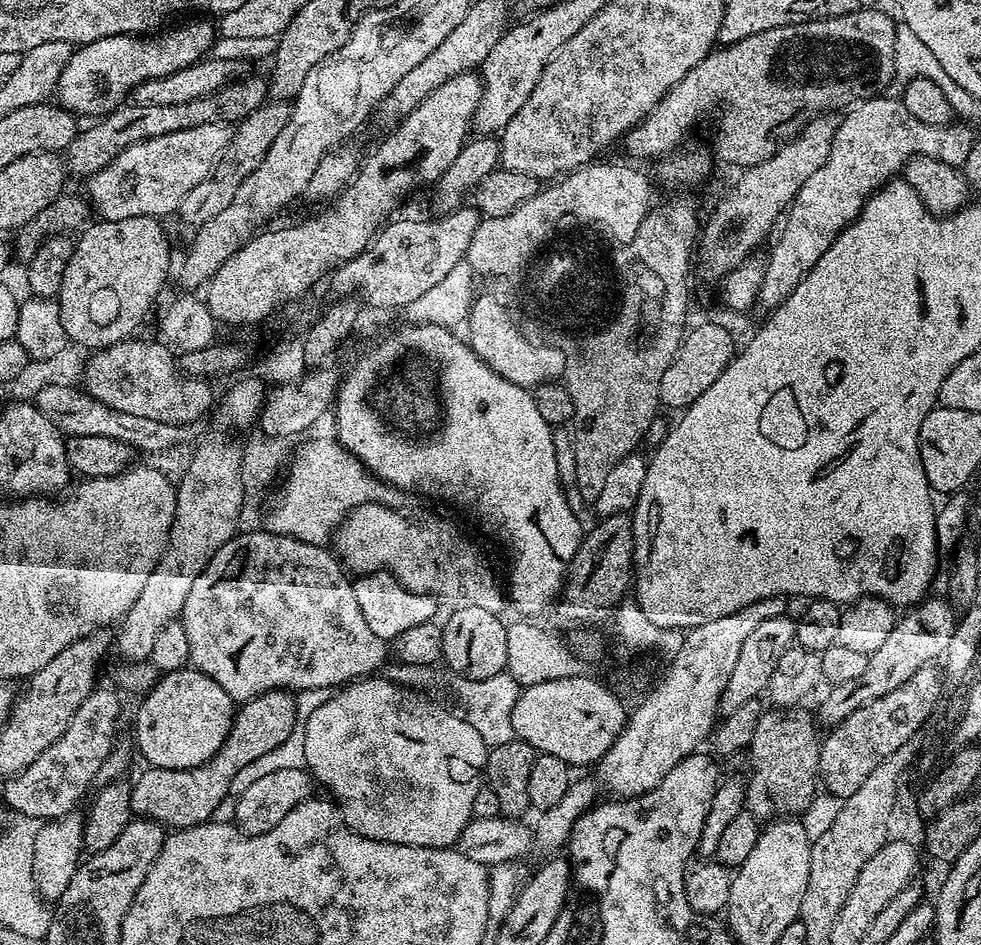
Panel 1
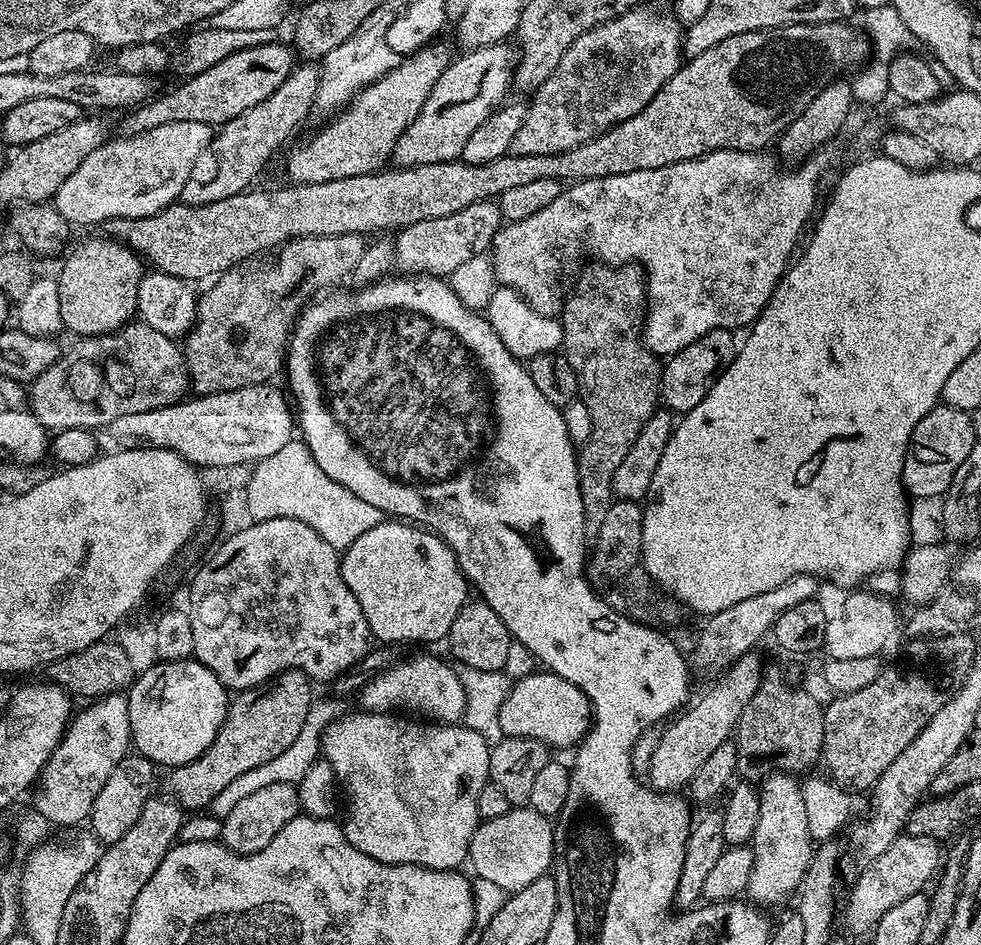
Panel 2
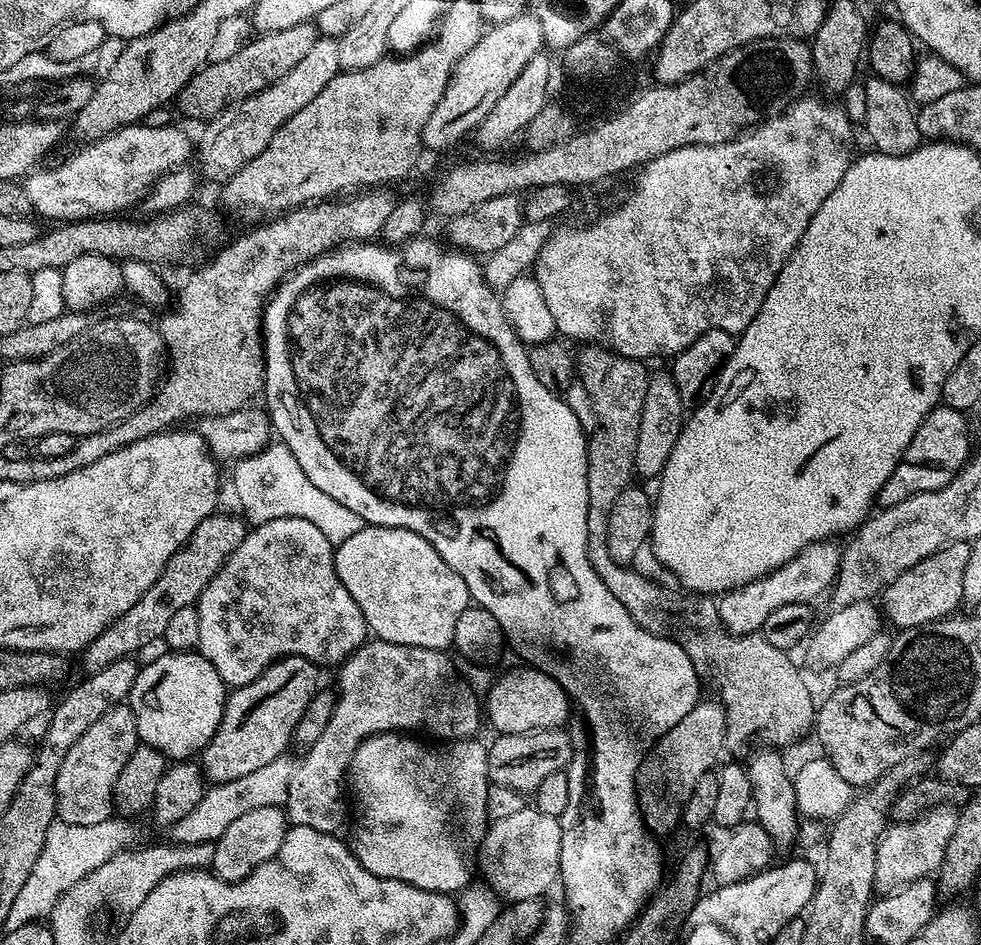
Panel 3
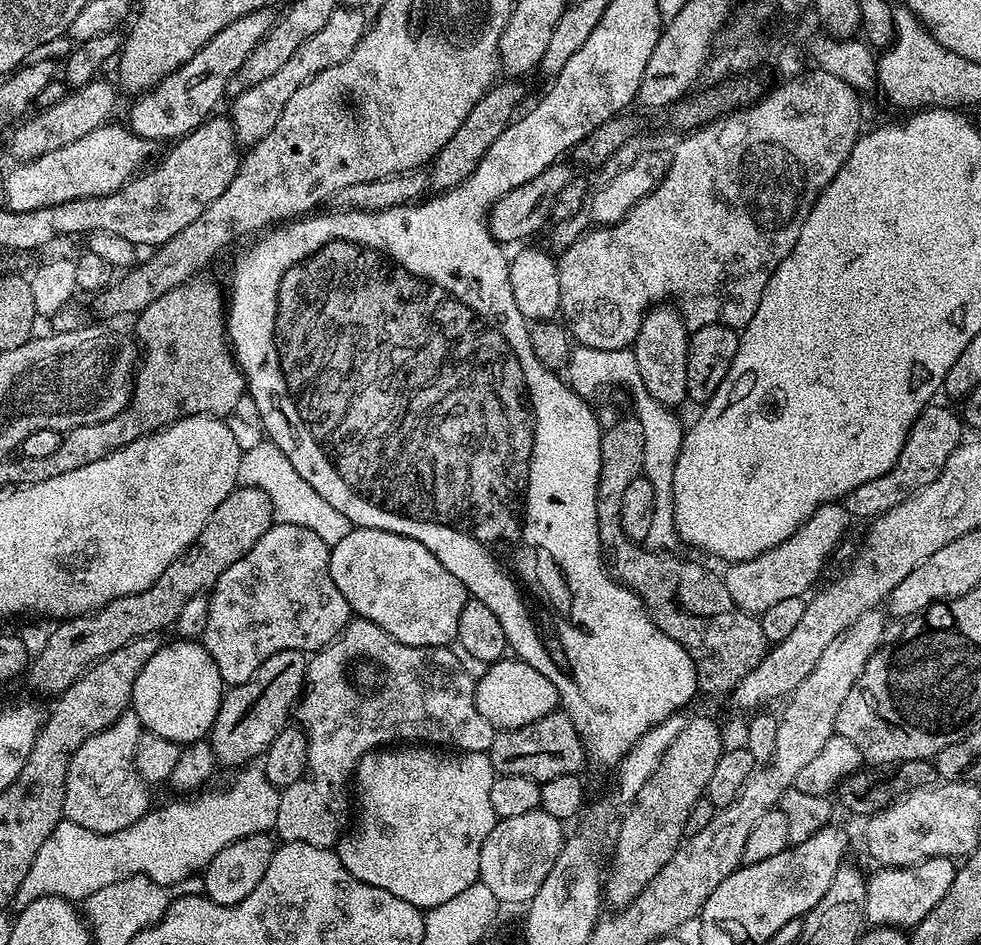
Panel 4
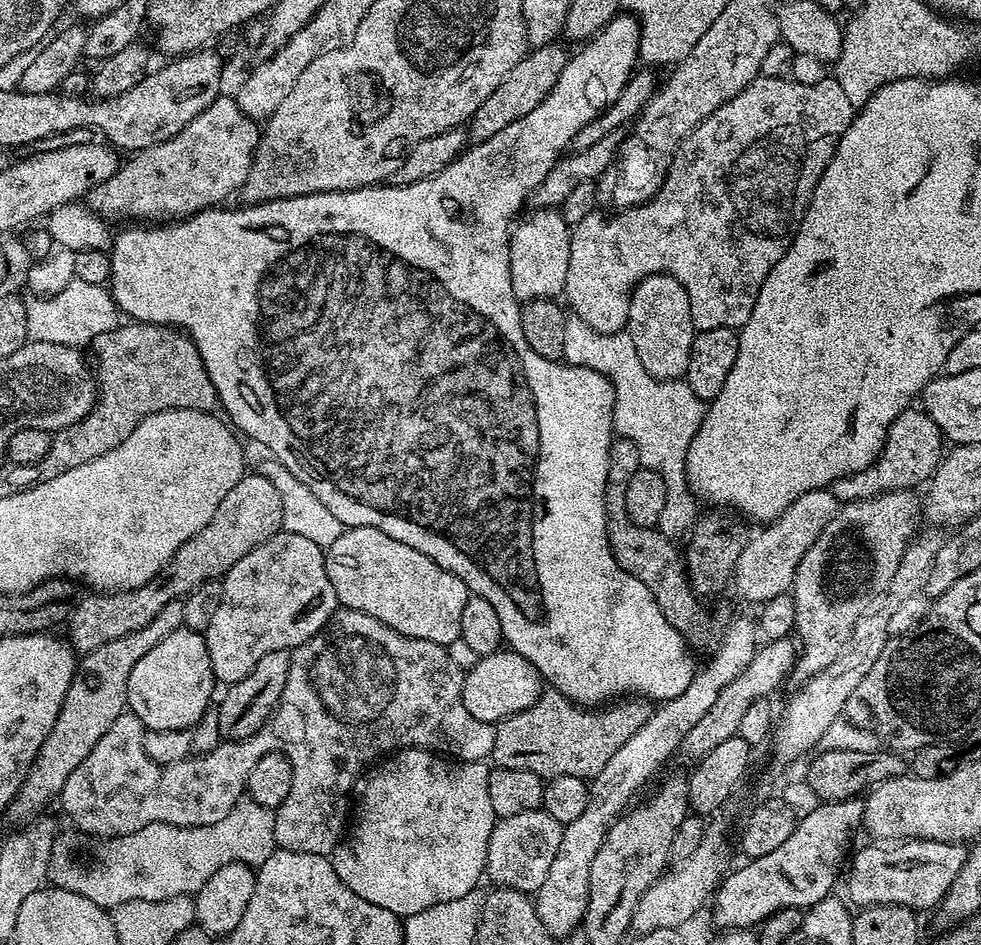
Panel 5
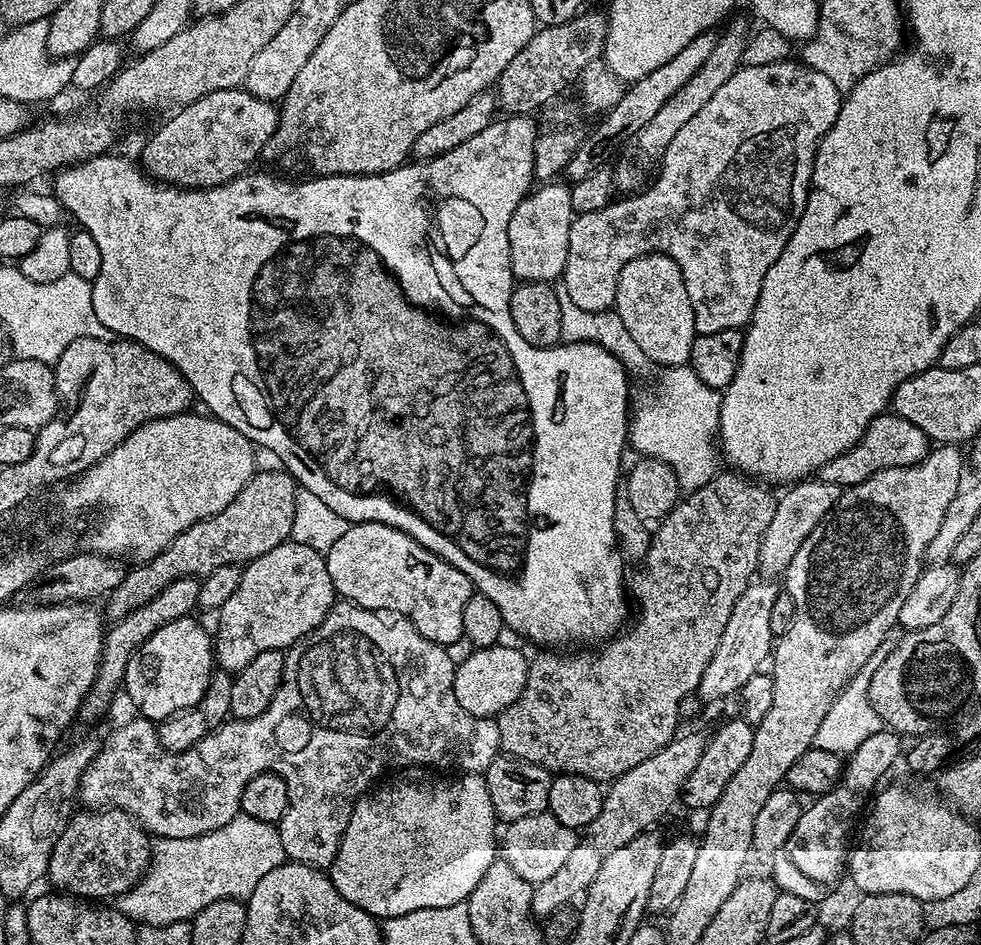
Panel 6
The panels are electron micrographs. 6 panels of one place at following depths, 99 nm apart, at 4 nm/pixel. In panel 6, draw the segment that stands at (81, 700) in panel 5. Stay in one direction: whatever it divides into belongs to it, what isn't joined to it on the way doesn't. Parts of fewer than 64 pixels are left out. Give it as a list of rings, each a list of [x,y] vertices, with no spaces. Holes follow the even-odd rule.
[[[183,576],[170,582],[170,586],[158,590],[158,594],[154,594],[154,598],[150,598],[150,602],[146,602],[146,606],[138,606],[138,610],[130,610],[130,614],[126,614],[126,618],[115,621],[105,631],[98,674],[94,678],[92,689],[86,694],[84,705],[80,708],[80,716],[83,719],[92,720],[107,710],[116,688],[118,692],[124,683],[124,671],[130,658],[140,649],[140,645],[146,642],[146,638],[150,638],[150,634],[154,634],[154,630],[162,630],[162,626],[166,626],[166,622],[174,622],[183,616],[191,616],[197,611],[200,583],[201,581],[194,576]]]

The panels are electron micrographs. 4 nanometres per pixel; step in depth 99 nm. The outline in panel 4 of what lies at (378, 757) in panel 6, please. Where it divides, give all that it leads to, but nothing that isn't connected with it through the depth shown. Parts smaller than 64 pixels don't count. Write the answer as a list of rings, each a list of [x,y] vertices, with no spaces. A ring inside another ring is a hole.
[[[353,618],[348,621],[347,626],[340,631],[328,645],[319,652],[311,653],[308,656],[308,669],[304,675],[304,691],[298,700],[298,716],[300,712],[299,723],[304,729],[304,733],[308,735],[308,770],[306,773],[306,781],[299,789],[300,800],[296,801],[294,808],[298,815],[304,816],[304,832],[302,838],[307,844],[320,844],[321,842],[339,841],[342,835],[340,824],[336,820],[328,820],[336,811],[339,810],[340,804],[336,799],[340,796],[340,791],[344,787],[349,787],[350,781],[353,779],[356,763],[360,761],[367,752],[379,749],[381,746],[391,745],[401,736],[404,742],[419,742],[424,746],[443,746],[448,750],[459,750],[462,752],[488,752],[490,746],[494,742],[497,729],[490,726],[490,722],[486,722],[486,718],[482,718],[482,714],[478,714],[478,706],[476,705],[476,680],[470,674],[466,674],[462,670],[461,663],[451,653],[448,646],[443,648],[419,648],[418,646],[406,646],[402,642],[398,642],[390,634],[386,634],[386,630],[382,630],[382,626],[378,626],[369,620]],[[129,710],[106,726],[106,730],[86,738],[86,742],[78,746],[70,758],[66,774],[64,815],[67,820],[78,826],[86,826],[86,830],[94,830],[97,834],[114,834],[118,830],[126,830],[126,826],[134,826],[138,818],[149,812],[154,804],[148,793],[151,791],[136,769],[141,731],[140,719]]]

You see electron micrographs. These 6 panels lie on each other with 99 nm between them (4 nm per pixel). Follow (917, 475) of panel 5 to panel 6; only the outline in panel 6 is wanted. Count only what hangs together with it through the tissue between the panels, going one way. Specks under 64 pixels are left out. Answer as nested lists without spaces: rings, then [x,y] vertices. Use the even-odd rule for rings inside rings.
[[[881,414],[876,416],[866,426],[859,442],[846,454],[840,454],[838,458],[832,458],[822,466],[818,473],[818,479],[822,482],[830,482],[838,485],[842,490],[858,486],[858,482],[866,482],[878,470],[883,468],[901,468],[917,464],[923,456],[930,451],[930,441],[928,435],[914,422],[906,422],[906,418],[895,414]]]

